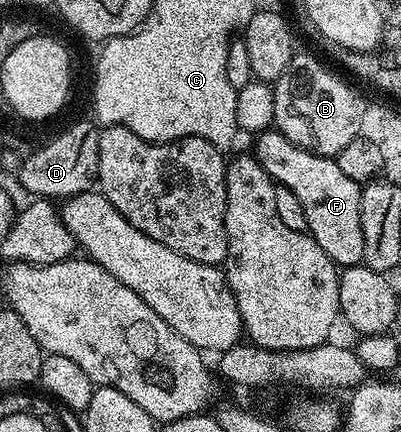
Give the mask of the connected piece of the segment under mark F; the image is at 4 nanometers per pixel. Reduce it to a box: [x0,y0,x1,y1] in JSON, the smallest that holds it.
[255,128,365,267]

